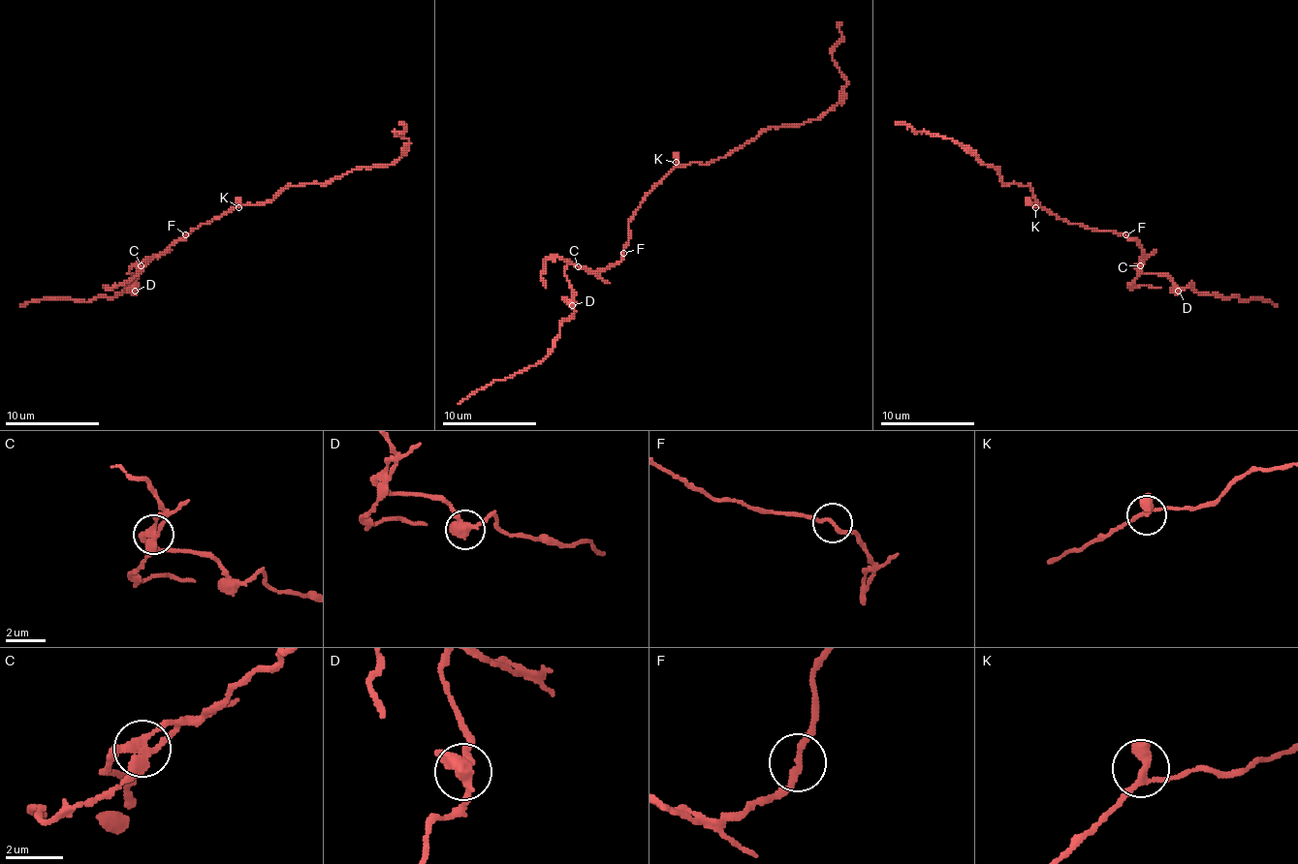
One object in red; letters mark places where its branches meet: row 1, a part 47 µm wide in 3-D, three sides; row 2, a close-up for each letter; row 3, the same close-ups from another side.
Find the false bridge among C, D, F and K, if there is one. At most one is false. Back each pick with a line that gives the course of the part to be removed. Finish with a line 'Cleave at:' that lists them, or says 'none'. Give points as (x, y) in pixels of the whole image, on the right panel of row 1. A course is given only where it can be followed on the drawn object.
C: foreign part runs (1139, 266), (1130, 285), (1160, 288)
Cleave at: C

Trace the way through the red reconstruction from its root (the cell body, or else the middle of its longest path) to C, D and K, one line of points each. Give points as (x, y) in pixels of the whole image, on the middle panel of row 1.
C: (640, 204), (628, 224), (628, 242), (621, 260), (595, 271), (585, 271), (579, 266)
D: (640, 204), (628, 224), (628, 242), (618, 262), (595, 271), (567, 266), (564, 276), (572, 290), (572, 304)
K: (640, 204), (643, 198), (676, 162)

